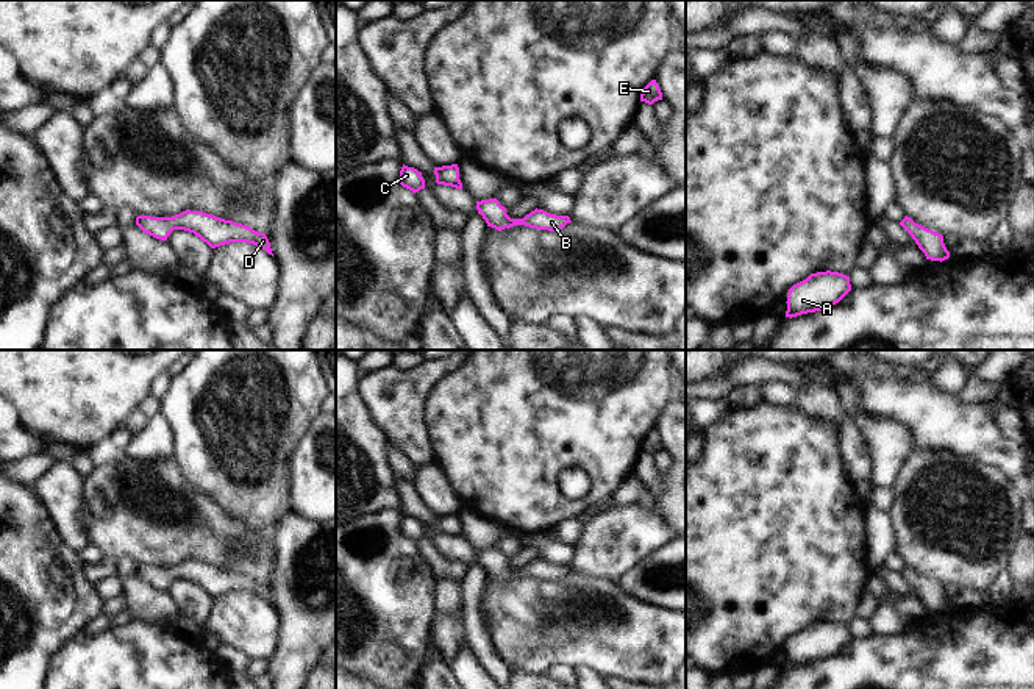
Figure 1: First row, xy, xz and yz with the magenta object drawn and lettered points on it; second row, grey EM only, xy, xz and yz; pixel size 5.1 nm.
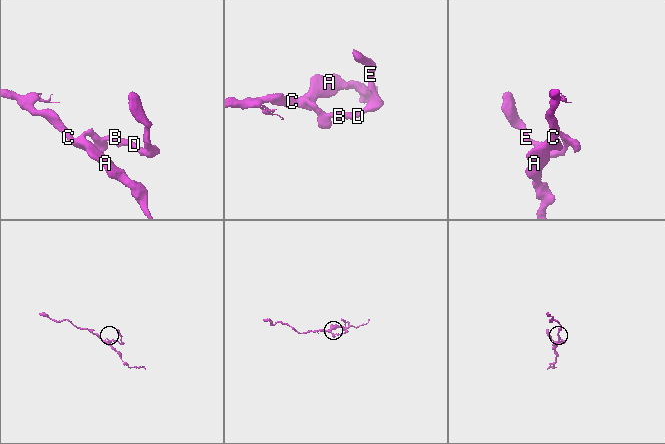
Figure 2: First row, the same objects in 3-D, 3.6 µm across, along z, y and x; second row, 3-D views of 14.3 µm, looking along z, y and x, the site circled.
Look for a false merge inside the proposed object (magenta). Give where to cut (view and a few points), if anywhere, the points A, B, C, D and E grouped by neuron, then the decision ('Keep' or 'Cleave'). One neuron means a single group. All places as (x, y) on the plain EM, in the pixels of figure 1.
No split. Groups: A B C D E. Keep.

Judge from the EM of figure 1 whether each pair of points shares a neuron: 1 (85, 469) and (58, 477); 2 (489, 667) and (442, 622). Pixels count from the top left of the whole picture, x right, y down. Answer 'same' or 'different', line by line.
1: different
2: different

